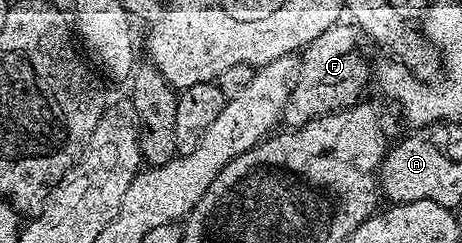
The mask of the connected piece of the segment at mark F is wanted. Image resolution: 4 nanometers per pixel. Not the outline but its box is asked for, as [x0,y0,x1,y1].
[282,22,372,128]

